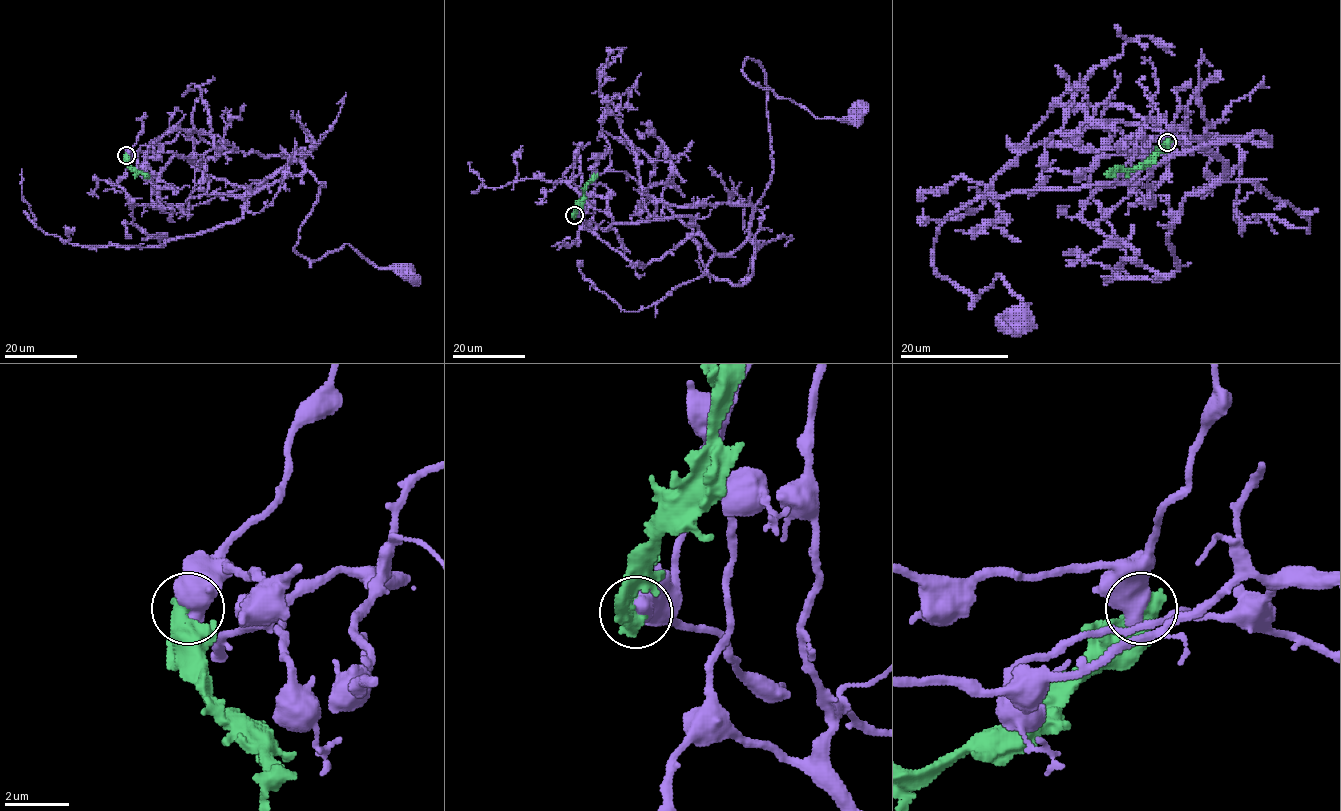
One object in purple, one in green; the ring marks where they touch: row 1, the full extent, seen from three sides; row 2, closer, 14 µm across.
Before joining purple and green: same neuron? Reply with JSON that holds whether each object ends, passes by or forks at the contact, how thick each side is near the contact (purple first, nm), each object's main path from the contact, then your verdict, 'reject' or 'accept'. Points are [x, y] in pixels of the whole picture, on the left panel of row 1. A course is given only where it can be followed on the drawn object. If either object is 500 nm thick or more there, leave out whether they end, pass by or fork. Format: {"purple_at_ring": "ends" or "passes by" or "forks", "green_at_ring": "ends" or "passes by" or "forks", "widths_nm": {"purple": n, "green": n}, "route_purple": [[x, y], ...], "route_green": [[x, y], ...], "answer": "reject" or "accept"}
{"widths_nm": {"purple": 750, "green": 700}, "route_purple": [[126, 155], [182, 130], [243, 154], [304, 149], [325, 183], [294, 250], [313, 260], [348, 244], [406, 275]], "route_green": [[126, 155], [128, 164], [137, 173], [143, 172], [150, 177]], "answer": "reject"}

